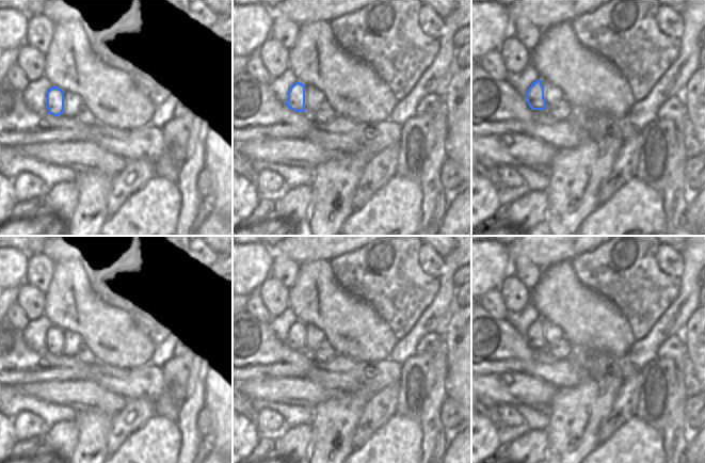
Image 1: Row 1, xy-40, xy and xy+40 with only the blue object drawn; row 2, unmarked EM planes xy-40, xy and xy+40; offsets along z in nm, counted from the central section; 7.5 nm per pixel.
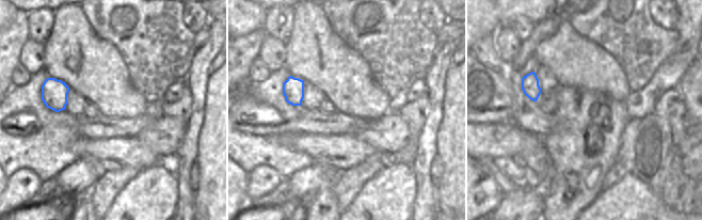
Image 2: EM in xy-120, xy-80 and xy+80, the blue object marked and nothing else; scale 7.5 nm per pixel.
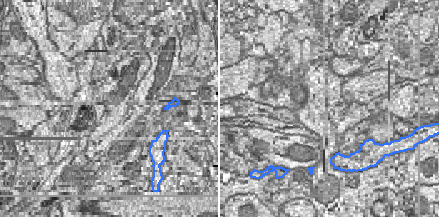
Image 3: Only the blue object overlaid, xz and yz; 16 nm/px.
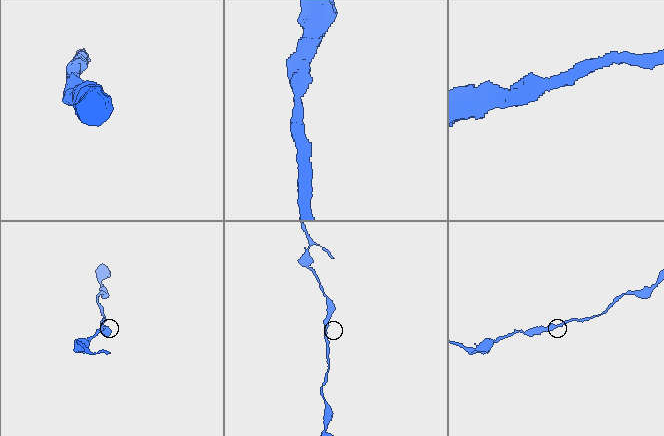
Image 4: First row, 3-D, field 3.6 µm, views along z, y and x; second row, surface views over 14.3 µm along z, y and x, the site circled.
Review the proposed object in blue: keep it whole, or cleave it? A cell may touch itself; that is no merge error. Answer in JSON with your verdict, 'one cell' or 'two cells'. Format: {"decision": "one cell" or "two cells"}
{"decision": "one cell"}

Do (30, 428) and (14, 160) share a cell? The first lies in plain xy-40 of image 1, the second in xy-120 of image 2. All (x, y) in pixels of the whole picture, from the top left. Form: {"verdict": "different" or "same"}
{"verdict": "different"}

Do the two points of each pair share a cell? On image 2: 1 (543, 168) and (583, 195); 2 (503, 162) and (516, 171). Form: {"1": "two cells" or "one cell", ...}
{"1": "two cells", "2": "one cell"}

